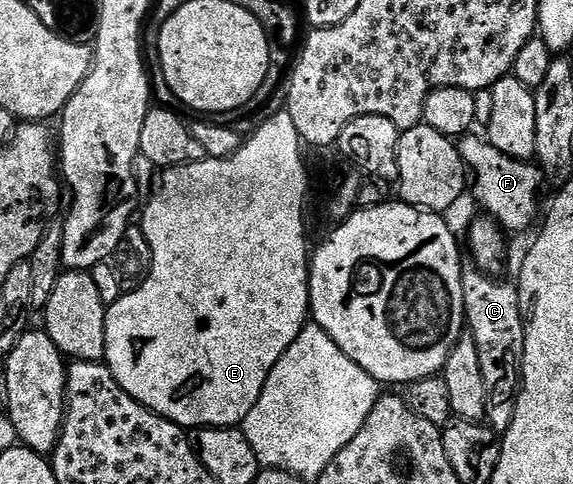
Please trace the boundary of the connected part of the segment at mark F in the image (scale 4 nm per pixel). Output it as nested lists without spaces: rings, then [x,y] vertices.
[[[475,133],[461,136],[460,150],[467,168],[478,178],[478,199],[491,218],[498,220],[507,232],[522,231],[530,227],[539,218],[538,190],[544,184],[543,176],[533,162],[513,159],[508,153],[500,153],[485,138]]]

